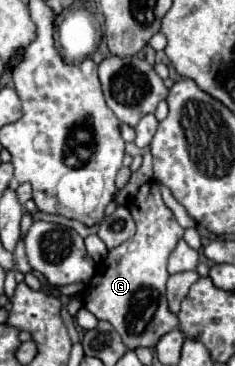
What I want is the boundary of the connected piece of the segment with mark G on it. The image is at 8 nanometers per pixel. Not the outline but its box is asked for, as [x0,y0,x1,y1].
[83,182,183,350]

